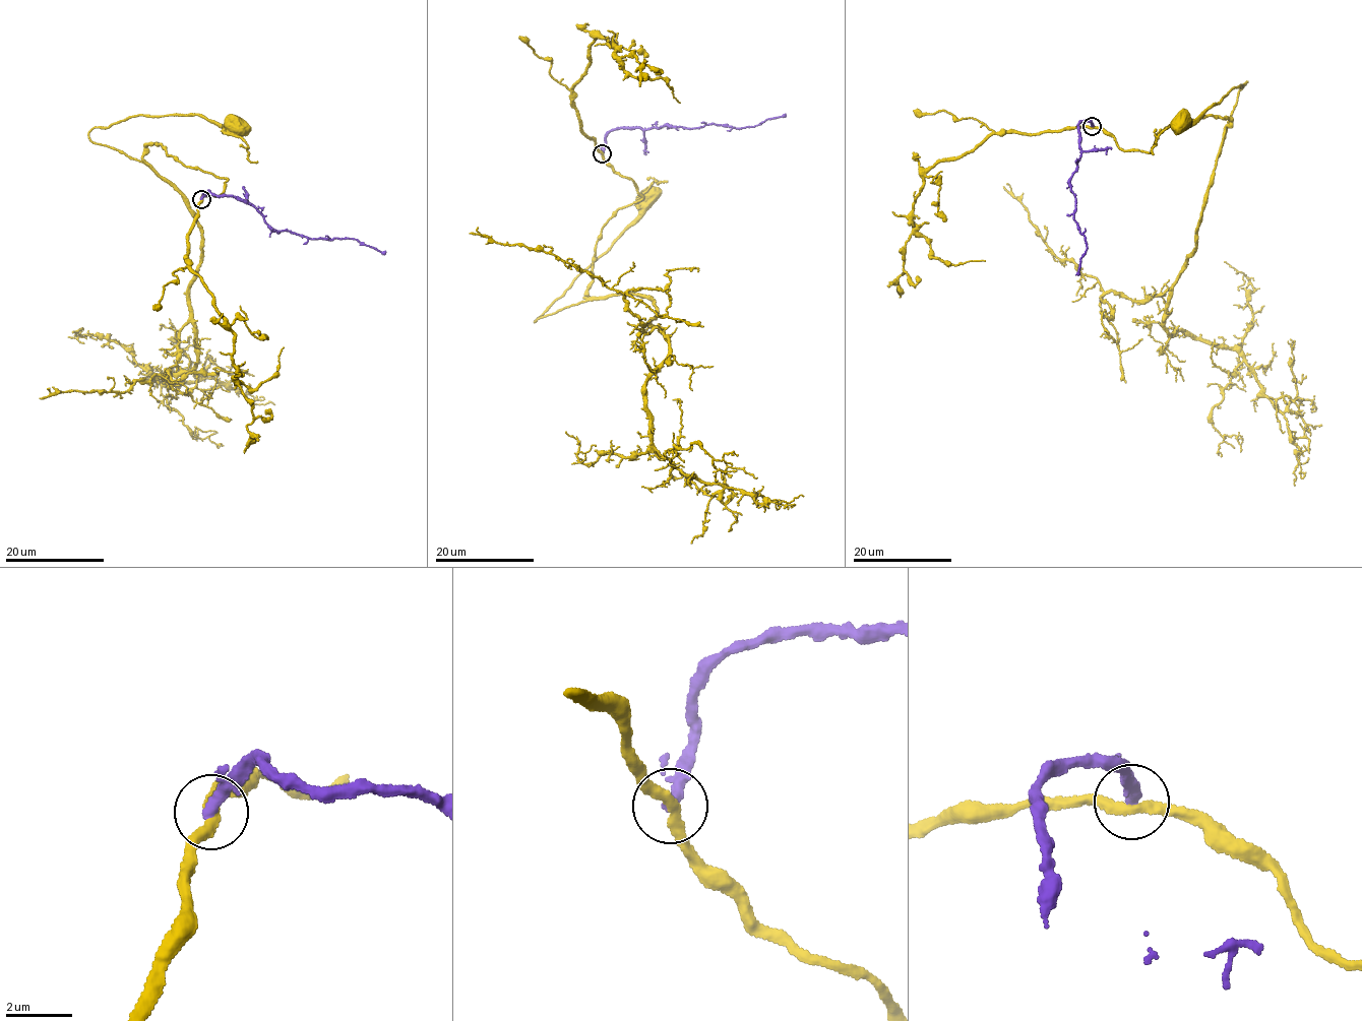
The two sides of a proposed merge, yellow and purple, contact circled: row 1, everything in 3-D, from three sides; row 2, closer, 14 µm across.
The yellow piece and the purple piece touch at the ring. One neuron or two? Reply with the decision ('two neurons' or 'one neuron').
two neurons

